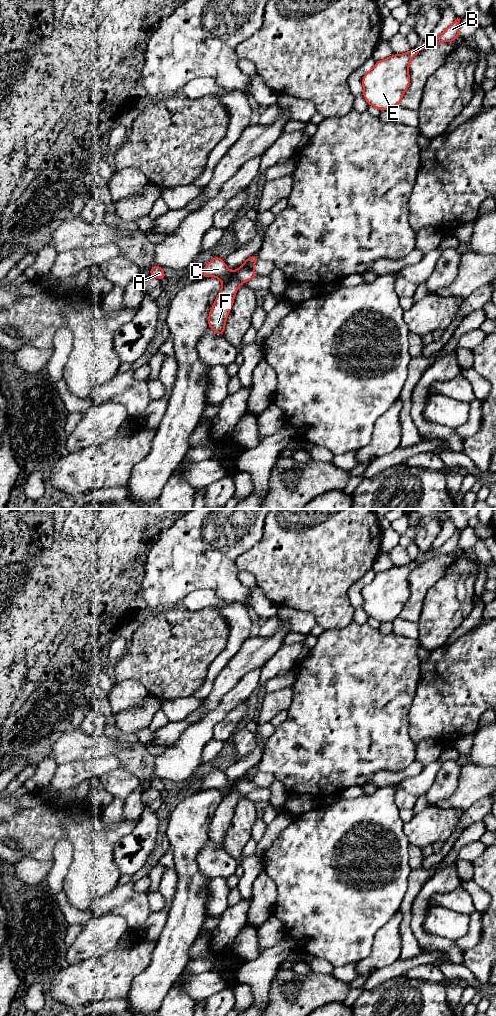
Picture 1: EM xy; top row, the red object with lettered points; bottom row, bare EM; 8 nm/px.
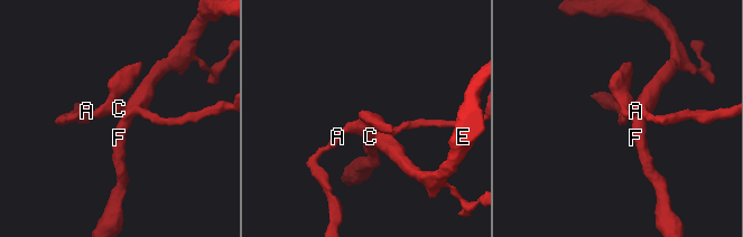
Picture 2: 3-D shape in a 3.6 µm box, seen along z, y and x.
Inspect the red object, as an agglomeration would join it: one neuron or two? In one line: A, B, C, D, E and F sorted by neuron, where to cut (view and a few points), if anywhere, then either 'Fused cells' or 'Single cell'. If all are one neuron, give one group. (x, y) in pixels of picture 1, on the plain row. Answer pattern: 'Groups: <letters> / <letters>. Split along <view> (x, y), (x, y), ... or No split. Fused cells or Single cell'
Groups: A C / B D E F. Split along xy (241, 795), (236, 791), (229, 791), (223, 796). Fused cells

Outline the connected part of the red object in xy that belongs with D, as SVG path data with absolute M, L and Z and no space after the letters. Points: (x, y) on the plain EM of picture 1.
M460 530L433 551L422 553L420 561L412 560L404 566L376 573L374 579L362 590L363 609L369 618L380 623L393 622L400 617L404 605L410 597L409 575L421 563L442 554L454 554L459 549Z

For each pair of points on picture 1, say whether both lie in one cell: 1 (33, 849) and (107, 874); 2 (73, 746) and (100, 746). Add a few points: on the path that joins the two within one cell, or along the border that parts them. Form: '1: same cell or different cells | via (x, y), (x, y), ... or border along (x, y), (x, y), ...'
1: same cell | via (52, 834), (69, 834), (90, 855)
2: same cell | via (80, 746), (93, 746)

